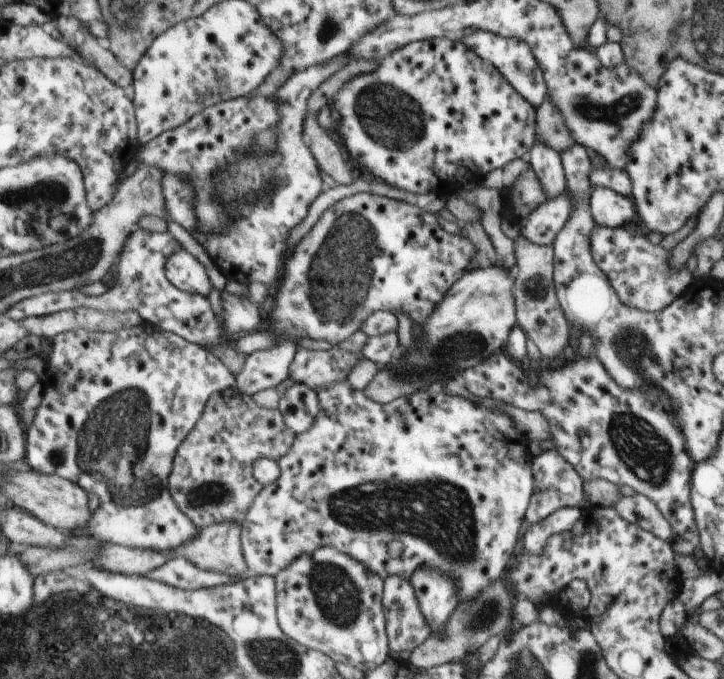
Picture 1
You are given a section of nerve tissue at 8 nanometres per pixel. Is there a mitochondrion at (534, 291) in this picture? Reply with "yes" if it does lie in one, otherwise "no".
no

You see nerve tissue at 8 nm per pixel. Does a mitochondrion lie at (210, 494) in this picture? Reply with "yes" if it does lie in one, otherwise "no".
yes

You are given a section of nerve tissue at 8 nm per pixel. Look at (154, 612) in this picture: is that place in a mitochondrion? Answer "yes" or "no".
no

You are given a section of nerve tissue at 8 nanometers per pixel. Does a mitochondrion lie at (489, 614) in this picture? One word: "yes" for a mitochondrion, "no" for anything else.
yes

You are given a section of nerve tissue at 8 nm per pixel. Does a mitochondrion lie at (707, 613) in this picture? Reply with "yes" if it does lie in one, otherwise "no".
no

